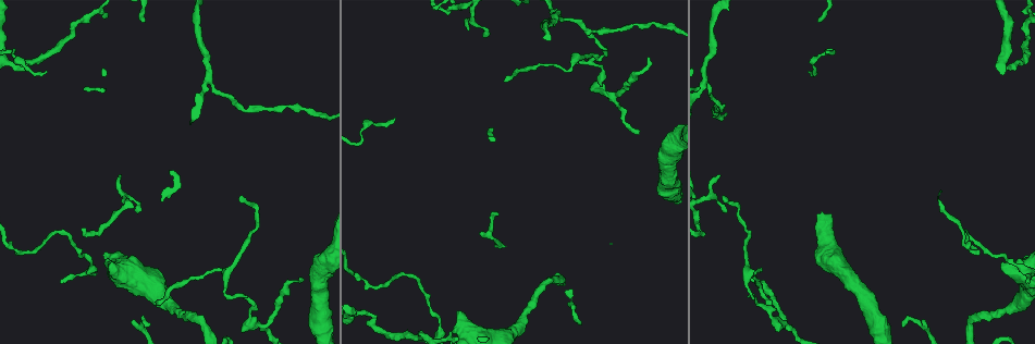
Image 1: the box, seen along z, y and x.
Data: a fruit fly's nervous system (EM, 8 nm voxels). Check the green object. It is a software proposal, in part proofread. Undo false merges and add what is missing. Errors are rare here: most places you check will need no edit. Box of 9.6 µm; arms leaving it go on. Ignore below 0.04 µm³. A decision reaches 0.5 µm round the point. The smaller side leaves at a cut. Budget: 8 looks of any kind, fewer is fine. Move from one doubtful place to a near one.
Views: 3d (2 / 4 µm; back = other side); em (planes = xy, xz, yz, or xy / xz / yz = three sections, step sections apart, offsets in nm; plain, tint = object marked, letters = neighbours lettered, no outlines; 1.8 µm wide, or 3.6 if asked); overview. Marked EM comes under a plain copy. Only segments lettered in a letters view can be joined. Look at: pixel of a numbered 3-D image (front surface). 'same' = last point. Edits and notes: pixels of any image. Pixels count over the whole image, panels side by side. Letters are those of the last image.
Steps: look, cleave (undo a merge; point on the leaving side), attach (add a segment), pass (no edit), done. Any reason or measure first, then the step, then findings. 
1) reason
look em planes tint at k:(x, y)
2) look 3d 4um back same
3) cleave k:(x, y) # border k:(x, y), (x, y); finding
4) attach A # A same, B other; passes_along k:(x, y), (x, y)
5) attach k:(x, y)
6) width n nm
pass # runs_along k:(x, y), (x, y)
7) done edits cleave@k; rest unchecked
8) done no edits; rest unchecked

thick end
look 3d 2um at 1:(1002, 263)

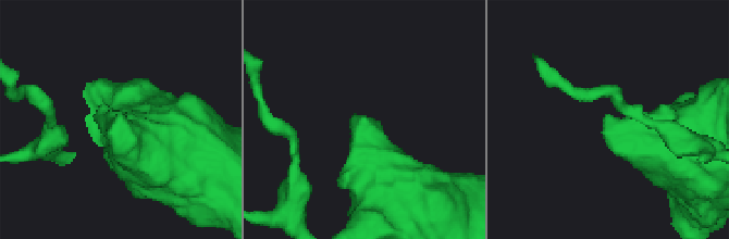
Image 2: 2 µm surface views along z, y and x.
look em 3.6um planes tint at 2:(363, 115)

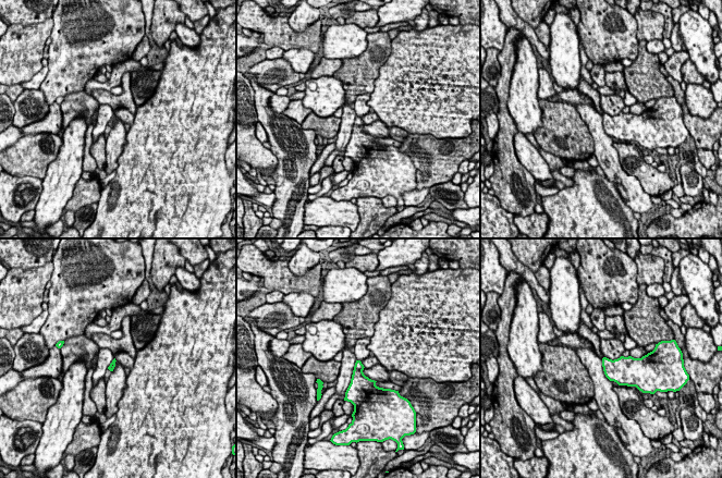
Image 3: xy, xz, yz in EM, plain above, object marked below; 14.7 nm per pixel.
what lies round it
look em 3.6um planes letters same

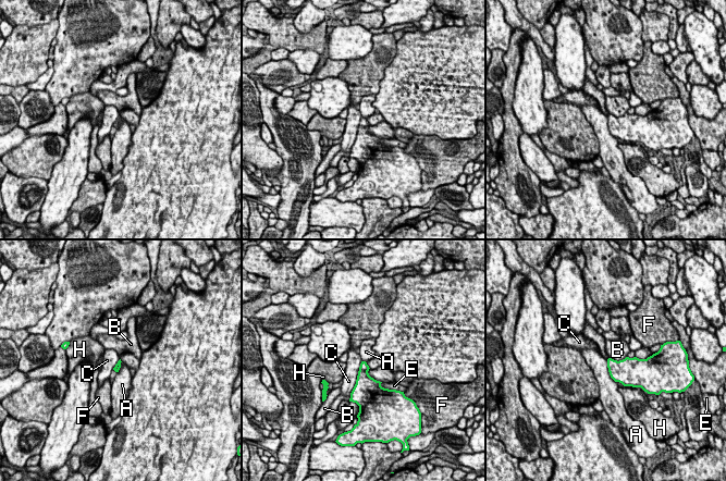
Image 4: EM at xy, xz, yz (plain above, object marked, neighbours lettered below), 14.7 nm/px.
pass # A other, B other, C other, E other, F other, H other; border 4:(606, 360), (608, 374), (616, 382); none of them fits

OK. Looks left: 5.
sharp bend
look em xy step 8 tint at 1:(223, 292)

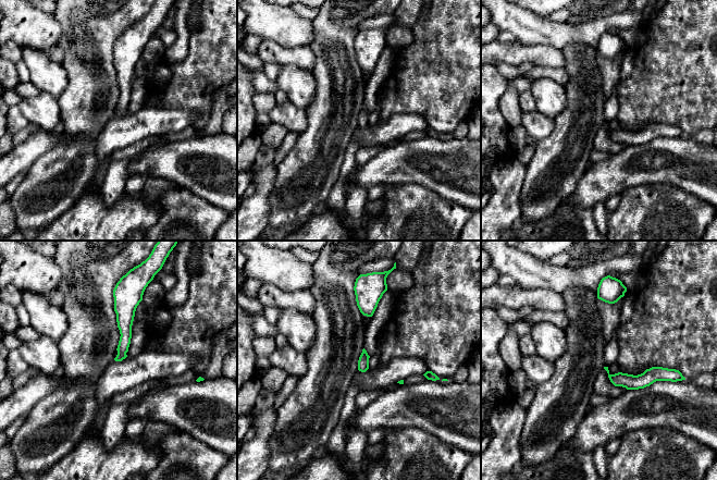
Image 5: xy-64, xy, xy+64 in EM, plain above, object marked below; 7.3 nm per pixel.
look em xy step 8 letters same

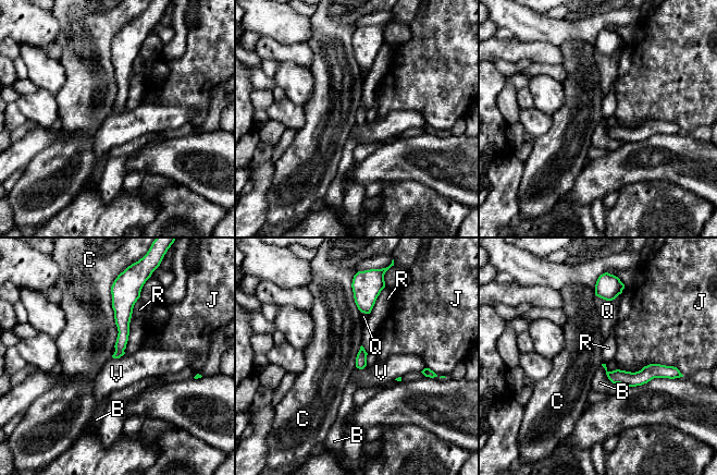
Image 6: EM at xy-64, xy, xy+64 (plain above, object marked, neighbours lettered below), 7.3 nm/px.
pass # B other, C other, J other, Q other, R other, V other; border 6:(111, 284), (118, 331), (114, 346); all the same neuron

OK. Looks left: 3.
look em planes letters at 1:(159, 302)

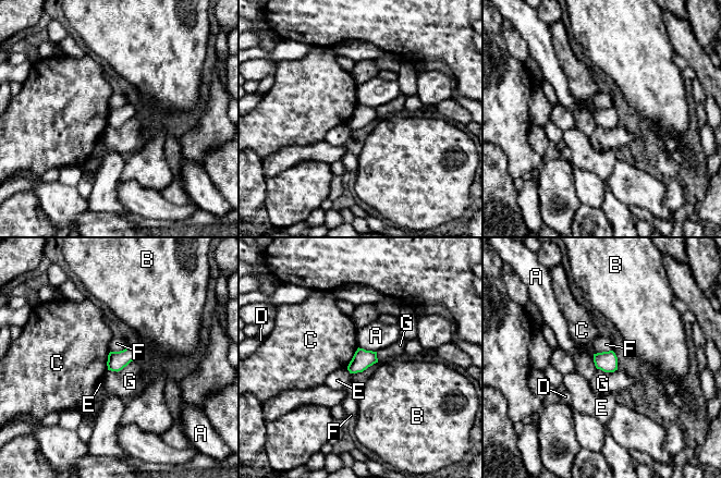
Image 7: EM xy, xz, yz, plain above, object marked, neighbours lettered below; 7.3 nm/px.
pass # A other, B other, C other, D other, E other, F other, G other; border 7:(611, 350), (593, 354); none of them fits

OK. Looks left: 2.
done no edits; rest unchecked

